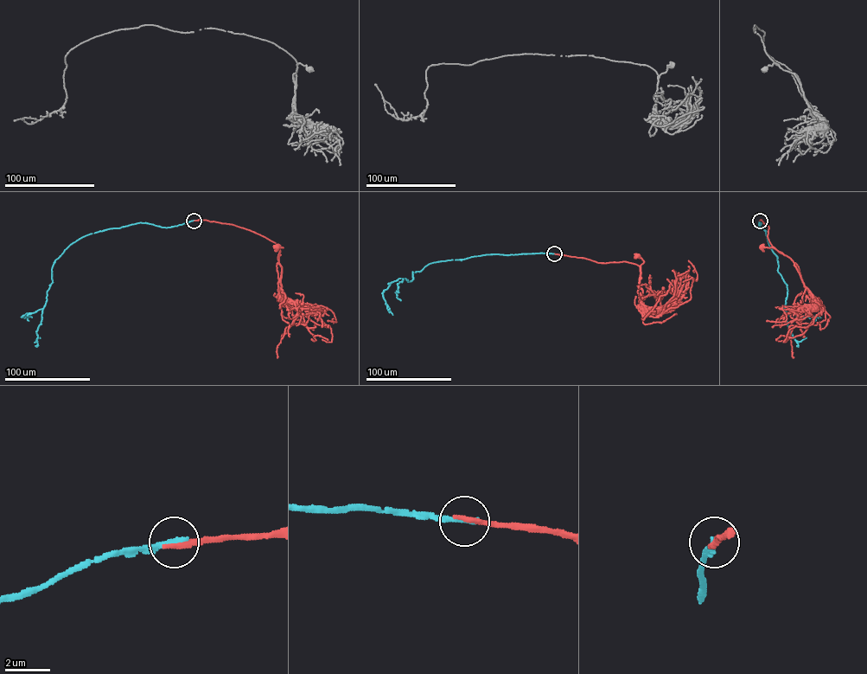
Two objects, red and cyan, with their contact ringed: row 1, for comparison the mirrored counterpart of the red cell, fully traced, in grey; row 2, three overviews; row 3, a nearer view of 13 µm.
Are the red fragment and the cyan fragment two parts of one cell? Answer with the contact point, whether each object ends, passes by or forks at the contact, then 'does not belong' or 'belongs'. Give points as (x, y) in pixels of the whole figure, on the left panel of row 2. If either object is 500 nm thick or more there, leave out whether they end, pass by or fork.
at (194, 221); red ends there; cyan ends there; does not belong

